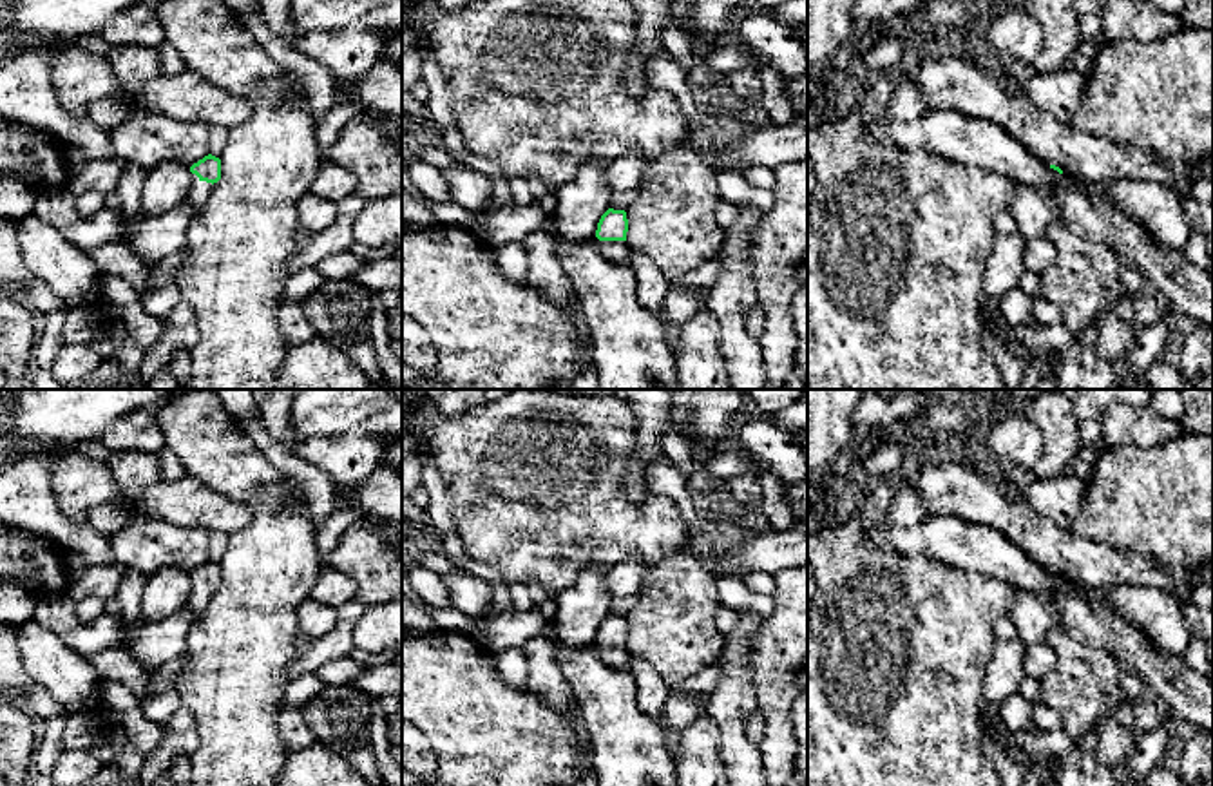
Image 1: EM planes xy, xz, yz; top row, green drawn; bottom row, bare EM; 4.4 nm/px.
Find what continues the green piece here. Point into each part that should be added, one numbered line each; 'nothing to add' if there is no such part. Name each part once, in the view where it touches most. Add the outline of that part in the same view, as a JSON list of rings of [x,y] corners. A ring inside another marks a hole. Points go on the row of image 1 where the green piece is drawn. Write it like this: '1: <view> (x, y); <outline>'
1: xy (200, 192); [[[192,174],[190,192],[185,203],[185,210],[190,216],[199,214],[205,208],[206,201],[210,199],[210,194],[214,192],[215,185],[217,183],[212,185],[212,183],[201,181],[196,174]]]

